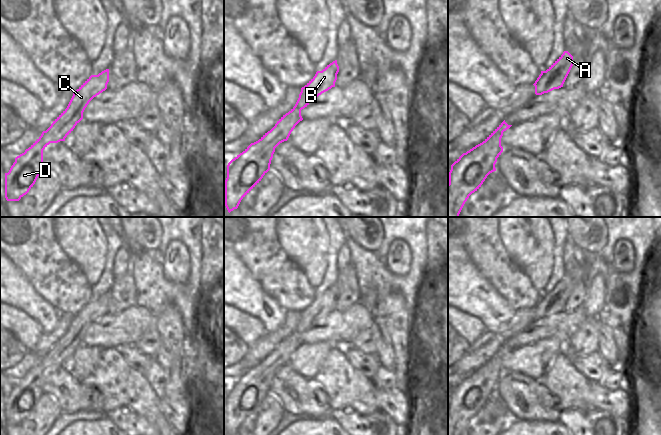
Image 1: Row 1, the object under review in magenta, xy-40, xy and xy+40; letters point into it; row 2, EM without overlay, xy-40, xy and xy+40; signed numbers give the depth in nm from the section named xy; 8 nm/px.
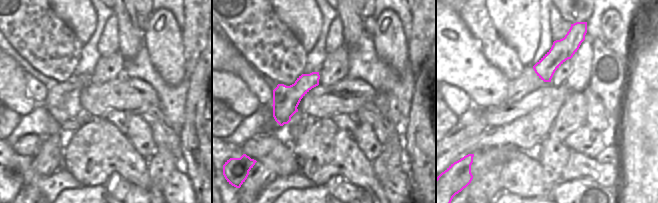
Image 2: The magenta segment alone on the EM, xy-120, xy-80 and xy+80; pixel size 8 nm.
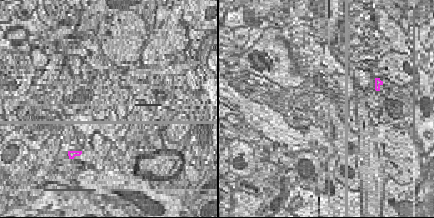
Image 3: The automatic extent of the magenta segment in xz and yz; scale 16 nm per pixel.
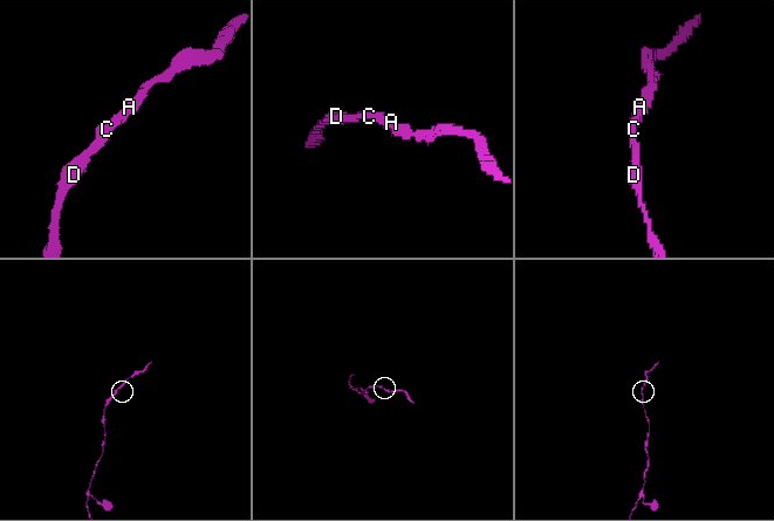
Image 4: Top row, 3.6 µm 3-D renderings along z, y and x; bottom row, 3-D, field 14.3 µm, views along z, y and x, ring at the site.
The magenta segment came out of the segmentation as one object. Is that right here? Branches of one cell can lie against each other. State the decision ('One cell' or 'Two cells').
One cell

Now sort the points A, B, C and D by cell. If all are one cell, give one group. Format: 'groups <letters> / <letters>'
groups A B C D

